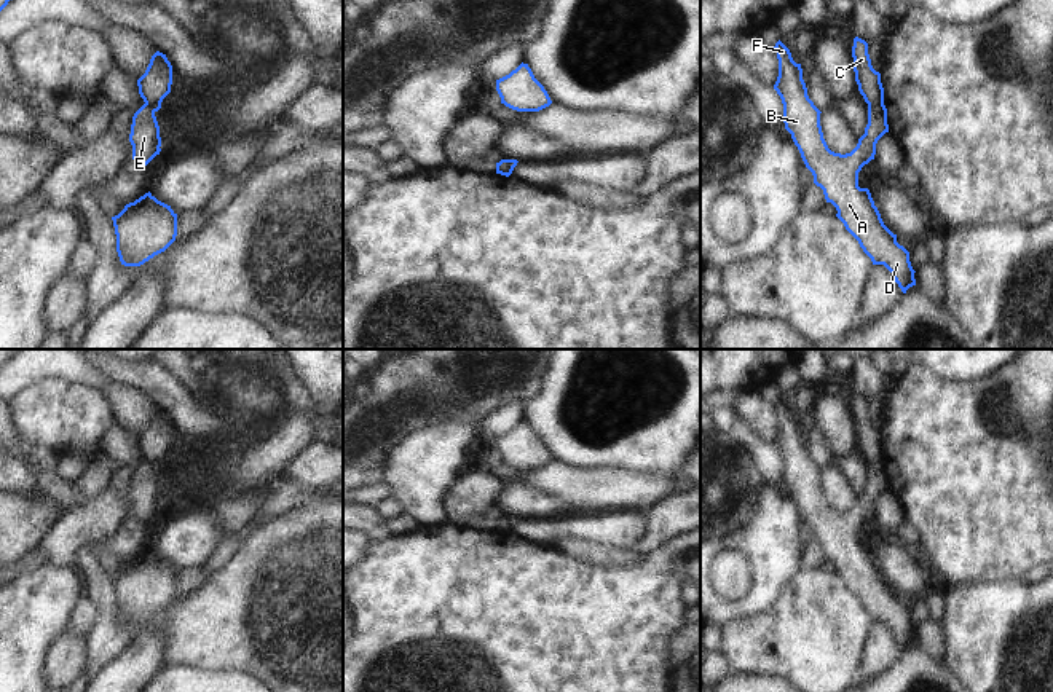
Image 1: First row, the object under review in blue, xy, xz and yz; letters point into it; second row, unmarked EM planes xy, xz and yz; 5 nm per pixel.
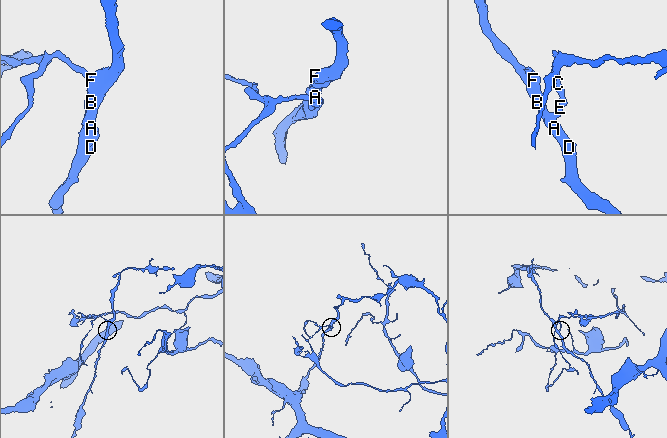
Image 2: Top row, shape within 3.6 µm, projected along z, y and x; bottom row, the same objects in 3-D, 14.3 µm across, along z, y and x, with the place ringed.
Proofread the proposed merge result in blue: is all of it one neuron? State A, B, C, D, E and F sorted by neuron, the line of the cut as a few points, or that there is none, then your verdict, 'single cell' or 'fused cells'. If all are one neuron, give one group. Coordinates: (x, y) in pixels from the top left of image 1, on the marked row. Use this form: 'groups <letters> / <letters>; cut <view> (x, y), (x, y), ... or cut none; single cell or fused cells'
groups A B D E F / C; cut yz (883, 104), (868, 107); fused cells

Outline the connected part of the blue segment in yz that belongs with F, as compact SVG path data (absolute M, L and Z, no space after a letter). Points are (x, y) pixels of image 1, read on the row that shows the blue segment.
M779 40L774 46L779 59L779 77L774 89L783 104L785 129L791 134L814 183L823 190L846 230L858 241L873 265L884 265L903 293L916 285L909 252L897 242L882 222L868 188L858 187L858 172L874 159L878 140L889 132L885 105L868 107L868 124L857 147L846 155L828 148L820 110L807 96L801 64L796 64L790 49Z

